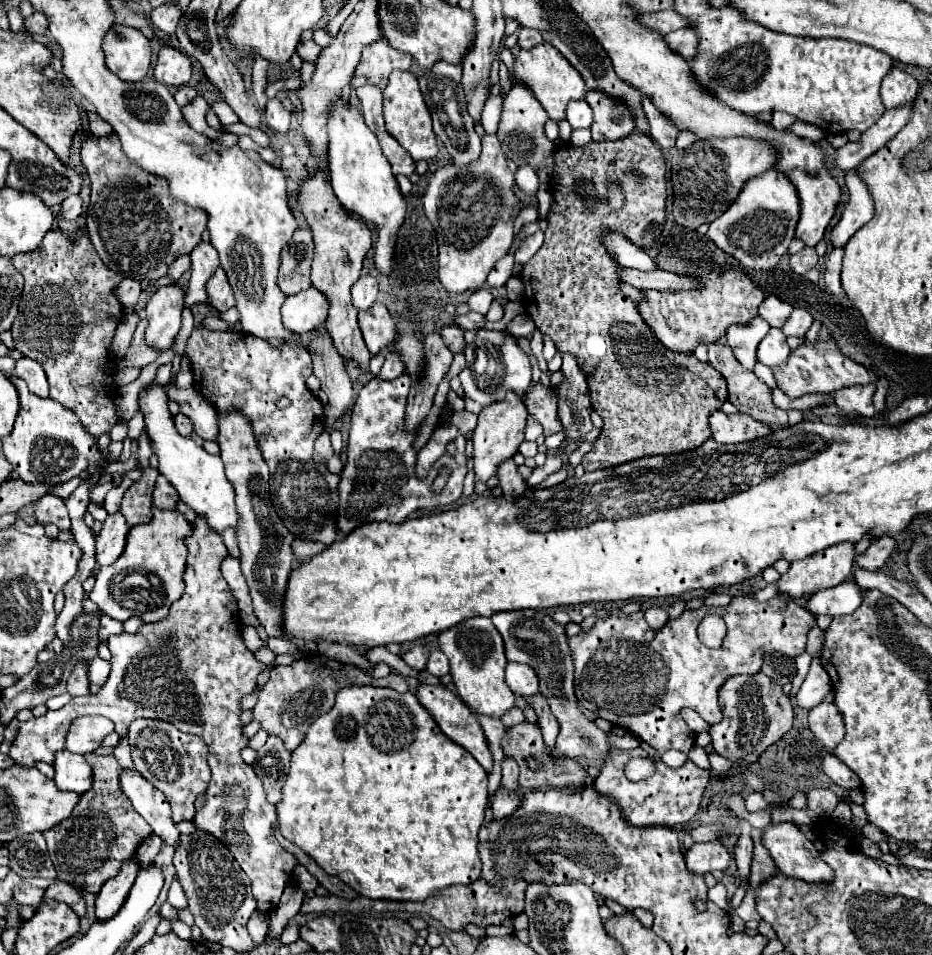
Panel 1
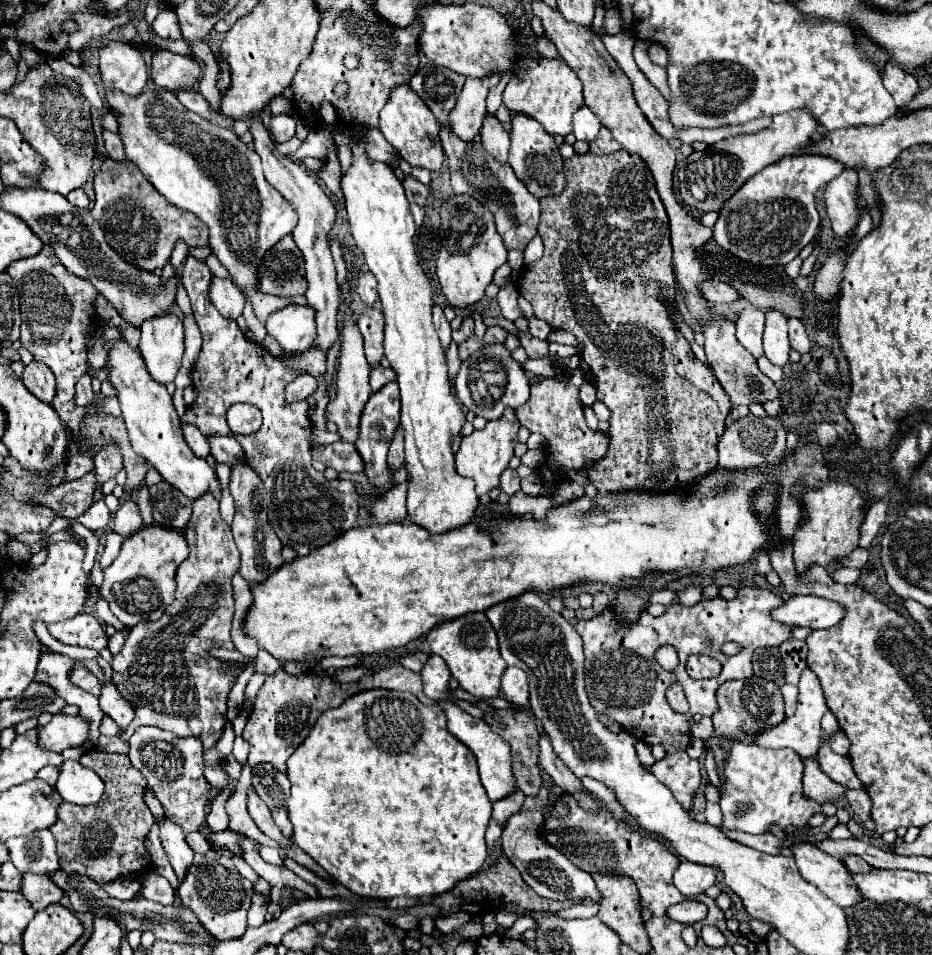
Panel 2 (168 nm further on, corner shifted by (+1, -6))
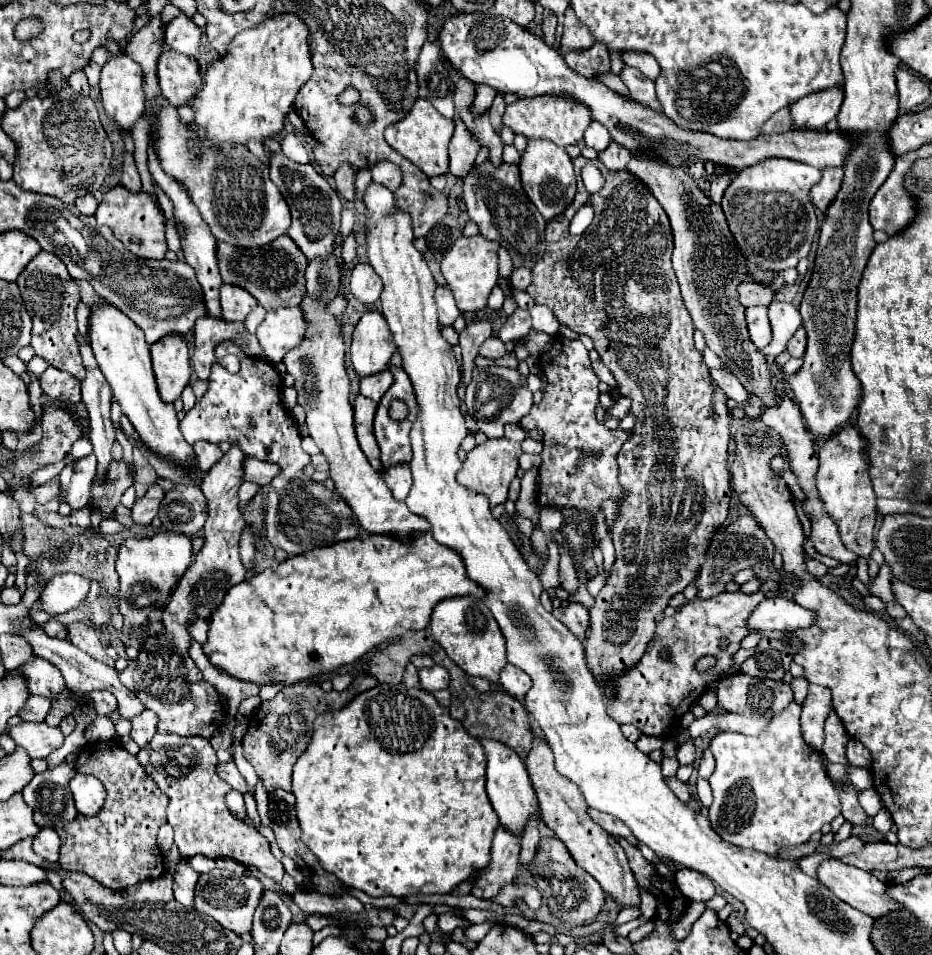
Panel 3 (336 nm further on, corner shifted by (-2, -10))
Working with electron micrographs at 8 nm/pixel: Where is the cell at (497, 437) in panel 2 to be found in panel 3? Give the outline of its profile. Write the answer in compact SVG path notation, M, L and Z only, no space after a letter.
M516 423L506 425L506 433L504 433L502 439L486 441L484 445L478 445L472 451L468 451L468 457L462 463L460 475L456 479L460 481L460 485L466 485L468 489L474 489L478 493L484 493L490 499L492 507L500 505L500 503L506 503L510 481L516 477L516 471L520 467L518 465L518 457L522 455L520 443L524 439L526 439L526 431L520 425L516 425Z

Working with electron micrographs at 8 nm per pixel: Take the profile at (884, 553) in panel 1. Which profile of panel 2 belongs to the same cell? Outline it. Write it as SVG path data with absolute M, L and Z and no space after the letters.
M857 549L855 553L851 553L851 555L847 555L843 561L841 561L841 565L843 567L865 567L867 565L867 561L869 561L869 551L867 549Z

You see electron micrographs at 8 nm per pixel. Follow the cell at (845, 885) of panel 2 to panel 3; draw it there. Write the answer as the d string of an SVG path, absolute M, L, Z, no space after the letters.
M838 859L824 861L818 867L818 879L842 901L868 915L886 917L900 909L892 897L888 897L886 883L854 865L846 865Z

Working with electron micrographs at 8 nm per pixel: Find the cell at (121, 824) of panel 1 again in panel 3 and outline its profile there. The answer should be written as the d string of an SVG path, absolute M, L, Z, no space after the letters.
M114 741L88 743L74 763L78 773L94 775L108 787L106 803L94 817L78 815L72 823L58 827L62 839L60 867L80 871L112 891L122 891L144 879L160 877L166 871L164 857L156 845L156 833L166 823L168 795L158 789L144 767L122 745Z

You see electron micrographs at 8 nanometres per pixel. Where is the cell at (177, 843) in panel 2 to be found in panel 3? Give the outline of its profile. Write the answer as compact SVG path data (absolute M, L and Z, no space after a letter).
M182 859L178 863L176 875L174 875L174 899L184 905L192 907L194 905L194 887L198 881L198 873L190 869L190 865Z

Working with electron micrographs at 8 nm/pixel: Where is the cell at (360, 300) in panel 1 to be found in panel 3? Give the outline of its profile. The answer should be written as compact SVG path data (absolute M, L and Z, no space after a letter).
M358 263L350 273L348 285L350 285L352 295L366 305L376 303L382 293L382 281L370 263Z

